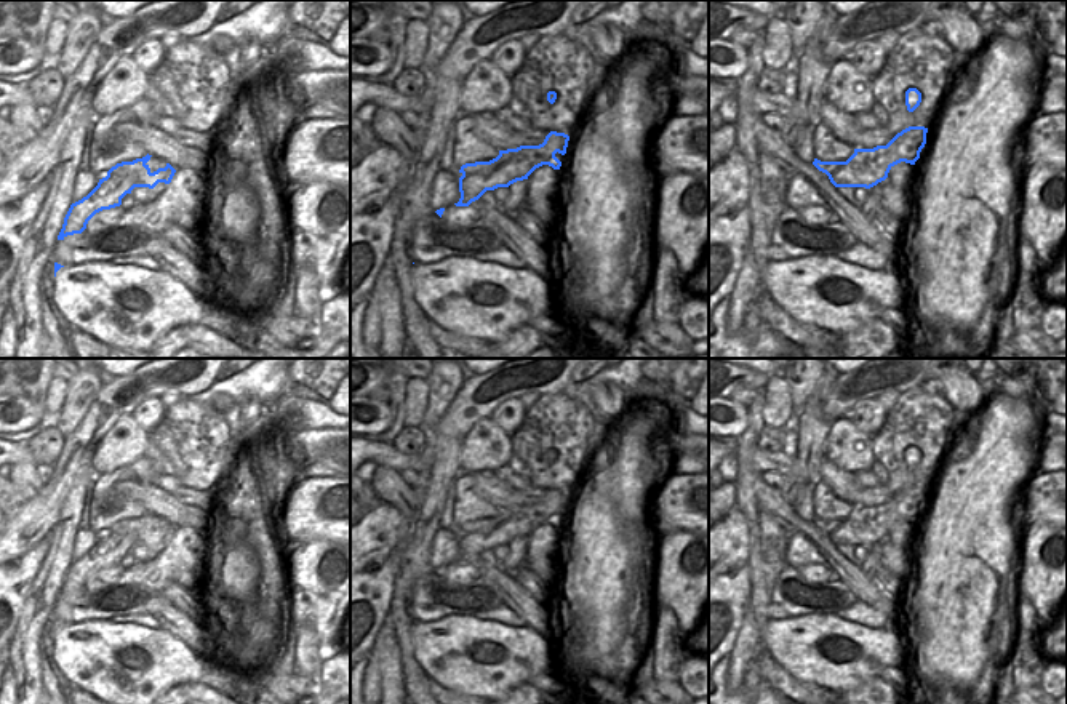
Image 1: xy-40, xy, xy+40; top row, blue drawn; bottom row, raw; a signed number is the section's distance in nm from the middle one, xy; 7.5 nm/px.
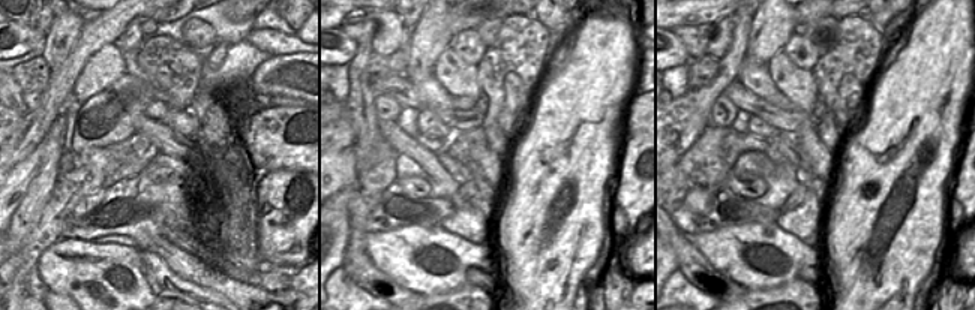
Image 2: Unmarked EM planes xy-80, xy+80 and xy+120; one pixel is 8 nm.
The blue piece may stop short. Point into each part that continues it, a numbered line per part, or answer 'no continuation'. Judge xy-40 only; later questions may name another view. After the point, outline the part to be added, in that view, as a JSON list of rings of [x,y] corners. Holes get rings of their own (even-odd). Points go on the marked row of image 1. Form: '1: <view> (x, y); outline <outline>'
no continuation

